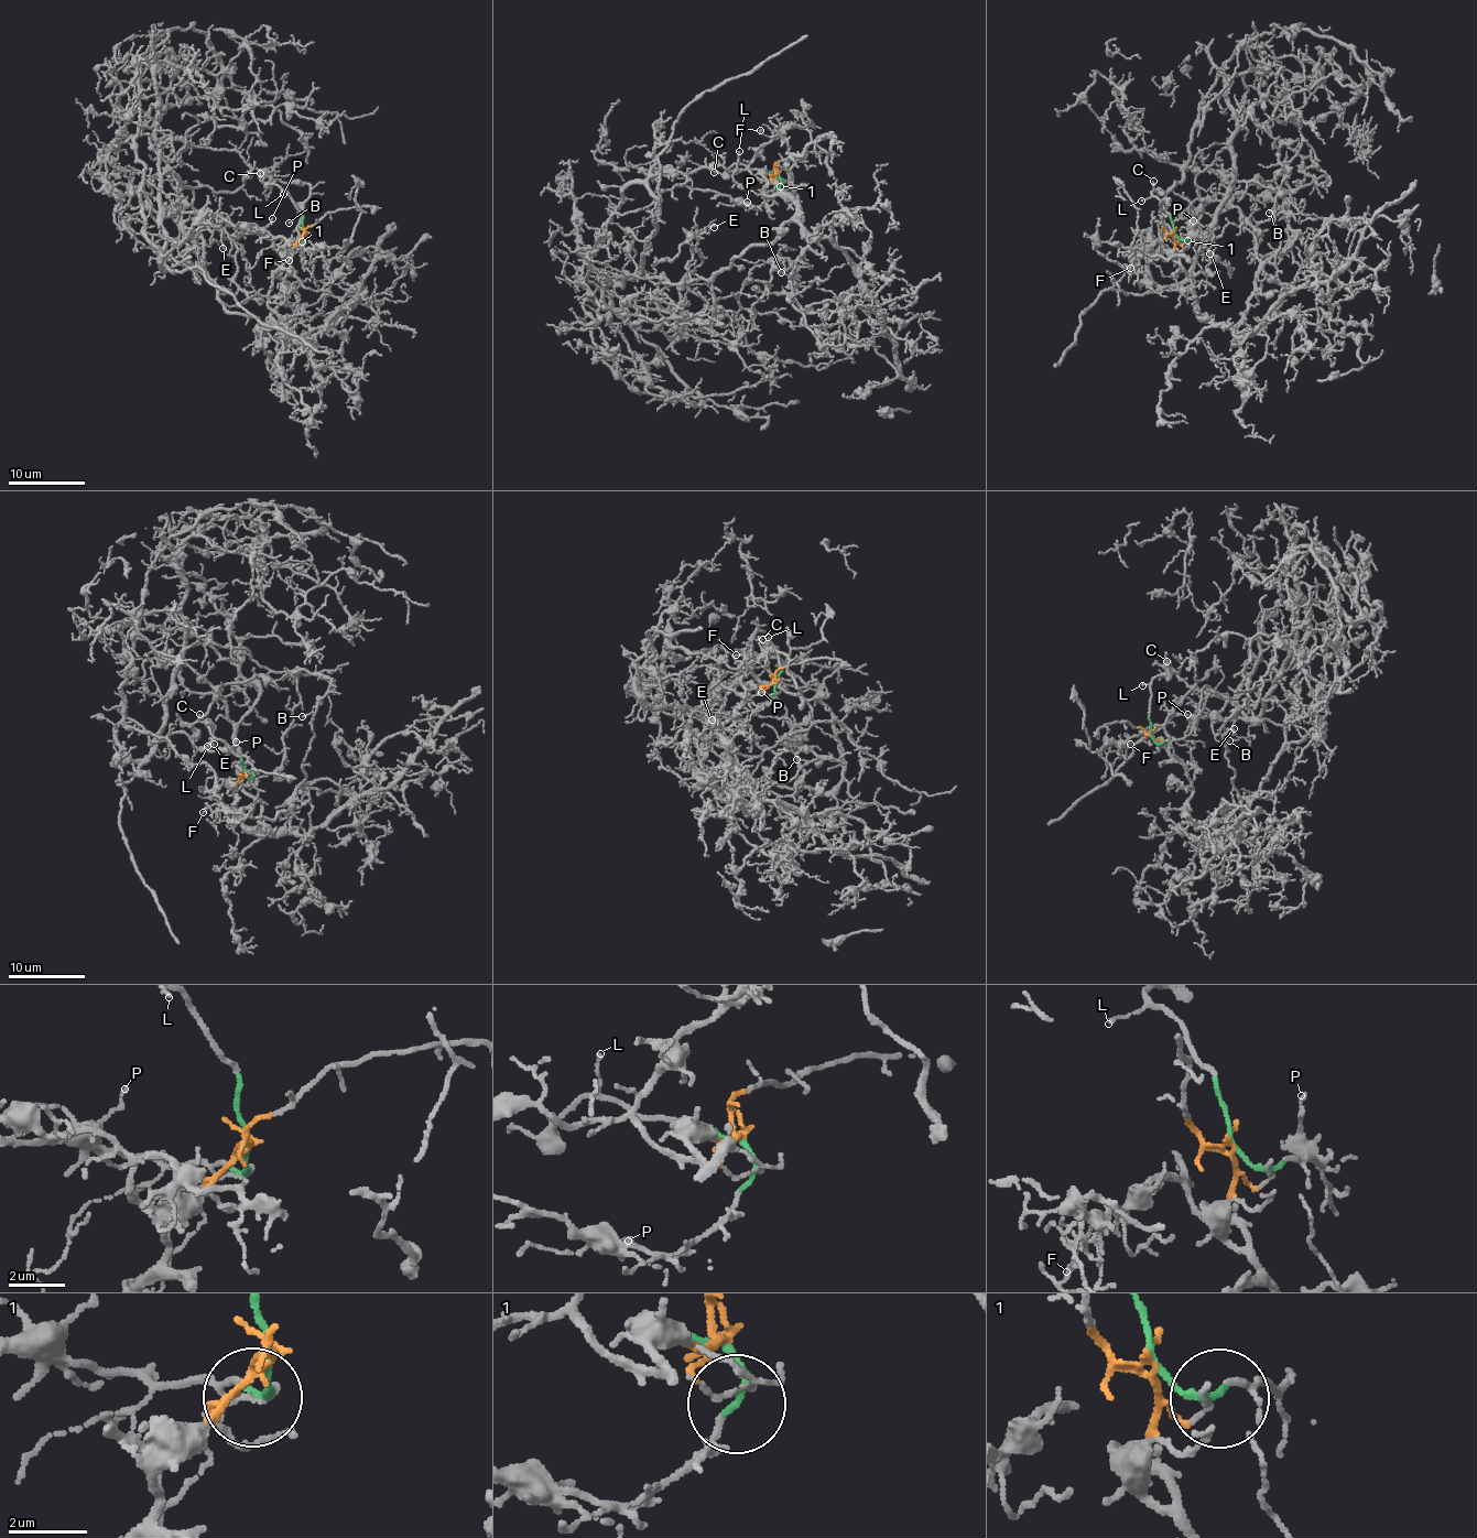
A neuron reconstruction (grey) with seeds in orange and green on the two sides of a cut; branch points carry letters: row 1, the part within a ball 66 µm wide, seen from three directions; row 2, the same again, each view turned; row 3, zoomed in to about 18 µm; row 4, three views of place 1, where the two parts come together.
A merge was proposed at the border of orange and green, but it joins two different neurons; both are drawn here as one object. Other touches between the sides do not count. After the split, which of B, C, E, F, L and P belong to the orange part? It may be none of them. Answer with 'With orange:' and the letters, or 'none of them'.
With orange: B, E, F

